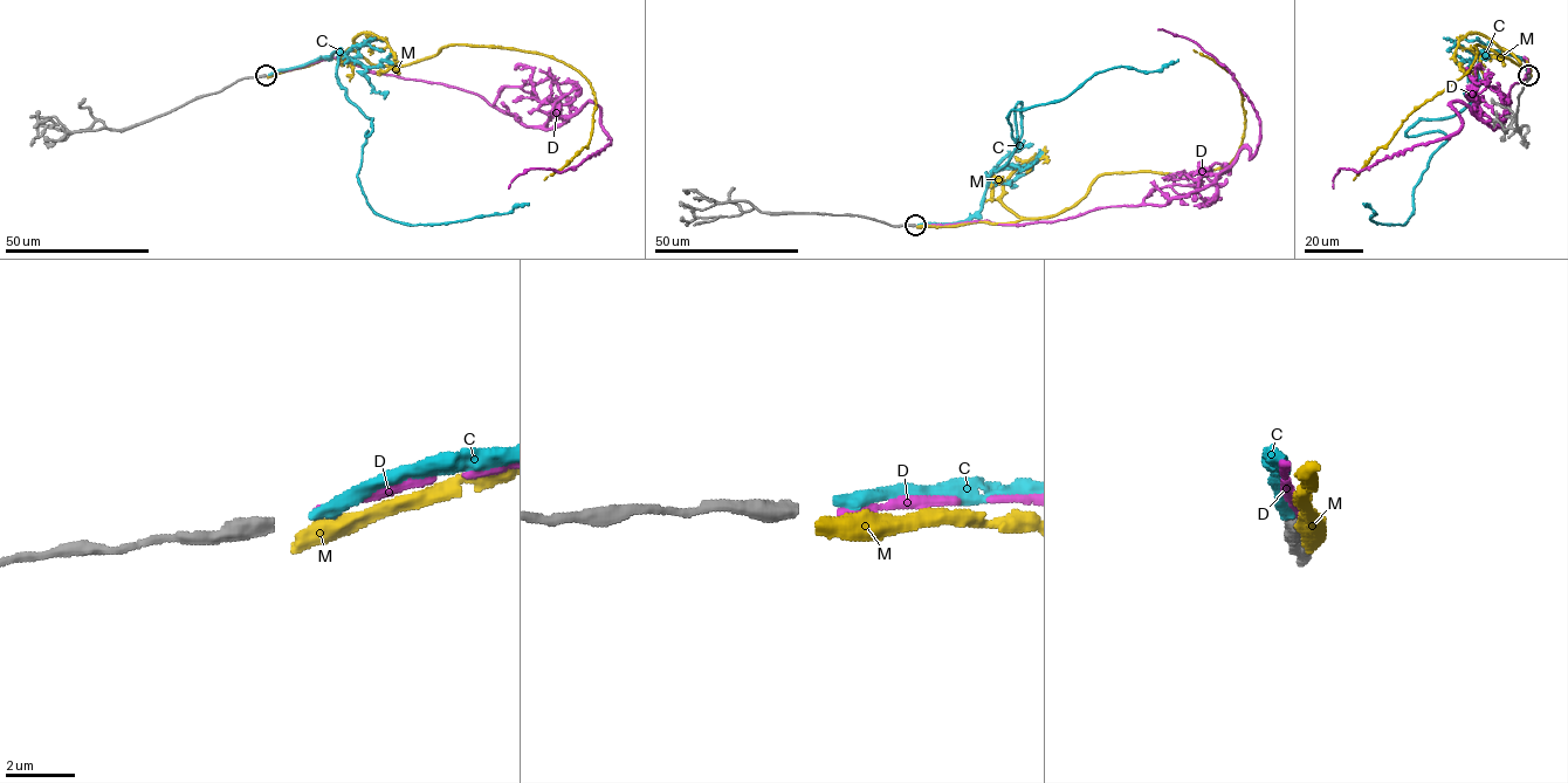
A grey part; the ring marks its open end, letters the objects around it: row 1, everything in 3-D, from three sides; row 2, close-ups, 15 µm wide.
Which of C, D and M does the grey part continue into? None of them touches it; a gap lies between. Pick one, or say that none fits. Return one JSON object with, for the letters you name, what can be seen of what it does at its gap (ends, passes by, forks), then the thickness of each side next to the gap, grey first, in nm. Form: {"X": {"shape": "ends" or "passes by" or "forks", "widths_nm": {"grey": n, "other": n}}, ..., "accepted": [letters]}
{"D": {"shape": "ends", "widths_nm": {"grey": 440, "other": 280}}, "accepted": ["D"]}

